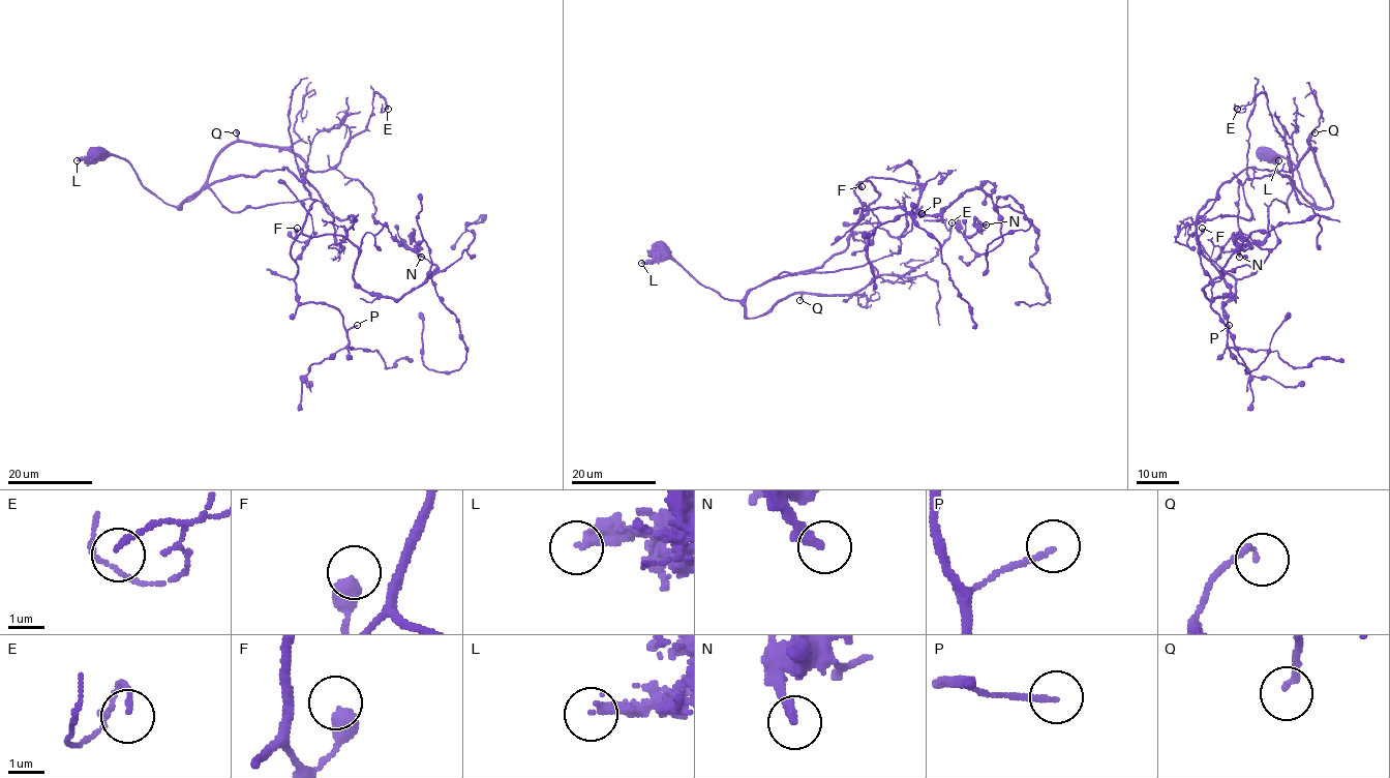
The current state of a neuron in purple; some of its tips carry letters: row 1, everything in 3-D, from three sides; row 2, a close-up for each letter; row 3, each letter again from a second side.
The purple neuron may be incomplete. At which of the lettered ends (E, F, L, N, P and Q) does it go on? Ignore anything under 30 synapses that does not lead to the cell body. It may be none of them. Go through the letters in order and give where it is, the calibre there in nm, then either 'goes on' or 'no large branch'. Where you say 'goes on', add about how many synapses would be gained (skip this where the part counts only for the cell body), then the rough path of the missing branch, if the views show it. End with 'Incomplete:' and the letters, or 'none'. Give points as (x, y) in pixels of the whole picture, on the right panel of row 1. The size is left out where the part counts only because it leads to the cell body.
E: place (1237, 109); calibre 130 nm; no large branch
F: place (1202, 228); calibre 500 nm; no large branch
L: place (1278, 160); calibre 260 nm; no large branch
N: place (1239, 257); calibre 280 nm; goes on; 40 synapses
P: place (1229, 325); calibre 150 nm; no large branch
Q: place (1315, 132); calibre 160 nm; goes on; 40 synapses; course (1315, 132), (1322, 116), (1321, 96), (1306, 87), (1302, 105)
Incomplete: N, Q

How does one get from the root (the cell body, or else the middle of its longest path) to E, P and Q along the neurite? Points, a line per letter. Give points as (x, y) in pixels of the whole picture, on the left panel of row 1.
E: (95, 152), (124, 158), (180, 208), (236, 142), (288, 147), (327, 171), (365, 129), (375, 93), (388, 109)
P: (95, 152), (124, 158), (174, 206), (286, 168), (313, 200), (291, 249), (296, 298), (357, 325)
Q: (95, 152), (106, 150), (124, 158), (143, 186), (180, 208), (204, 183), (213, 160), (237, 139), (236, 132)

